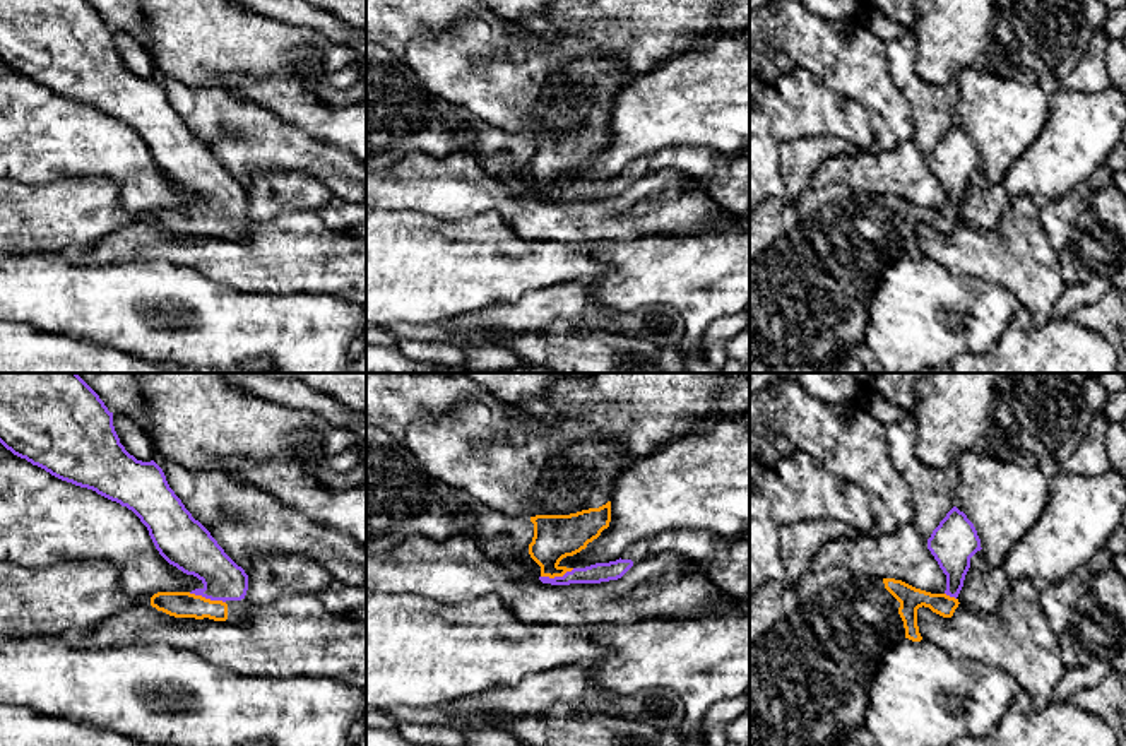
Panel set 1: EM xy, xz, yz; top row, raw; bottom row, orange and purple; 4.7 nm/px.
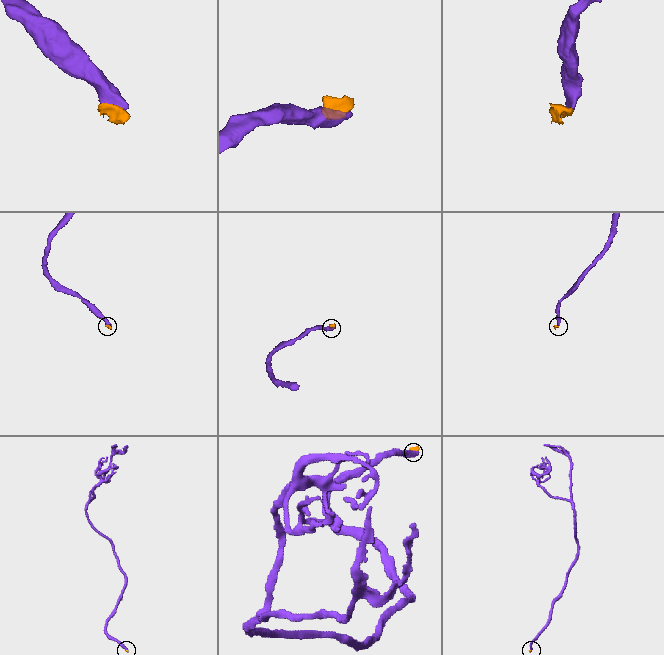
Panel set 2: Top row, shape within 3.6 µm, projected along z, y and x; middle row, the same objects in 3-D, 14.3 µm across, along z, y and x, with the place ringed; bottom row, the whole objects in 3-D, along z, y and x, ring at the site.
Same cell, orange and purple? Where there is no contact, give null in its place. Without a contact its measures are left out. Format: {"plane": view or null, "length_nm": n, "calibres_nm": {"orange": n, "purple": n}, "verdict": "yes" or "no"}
{"plane": "xy", "length_nm": 180, "calibres_nm": {"orange": 130, "purple": 220}, "verdict": "yes"}

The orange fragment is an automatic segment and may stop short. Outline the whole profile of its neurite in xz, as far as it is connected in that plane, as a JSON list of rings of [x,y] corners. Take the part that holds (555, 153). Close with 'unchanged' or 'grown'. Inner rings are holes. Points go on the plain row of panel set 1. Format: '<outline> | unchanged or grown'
[[[599,55],[575,60],[546,77],[537,99],[527,108],[524,128],[534,140],[529,171],[541,183],[539,197],[542,200],[601,200],[621,195],[633,183],[631,176],[621,175],[585,185],[566,185],[560,181],[563,175],[580,169],[609,144],[614,99],[631,82],[633,75],[623,56]]] | grown

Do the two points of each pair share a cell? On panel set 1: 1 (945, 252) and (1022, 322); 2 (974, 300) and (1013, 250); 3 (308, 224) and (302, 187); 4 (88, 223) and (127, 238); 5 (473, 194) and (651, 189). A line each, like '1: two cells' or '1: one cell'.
1: two cells
2: two cells
3: two cells
4: two cells
5: one cell

